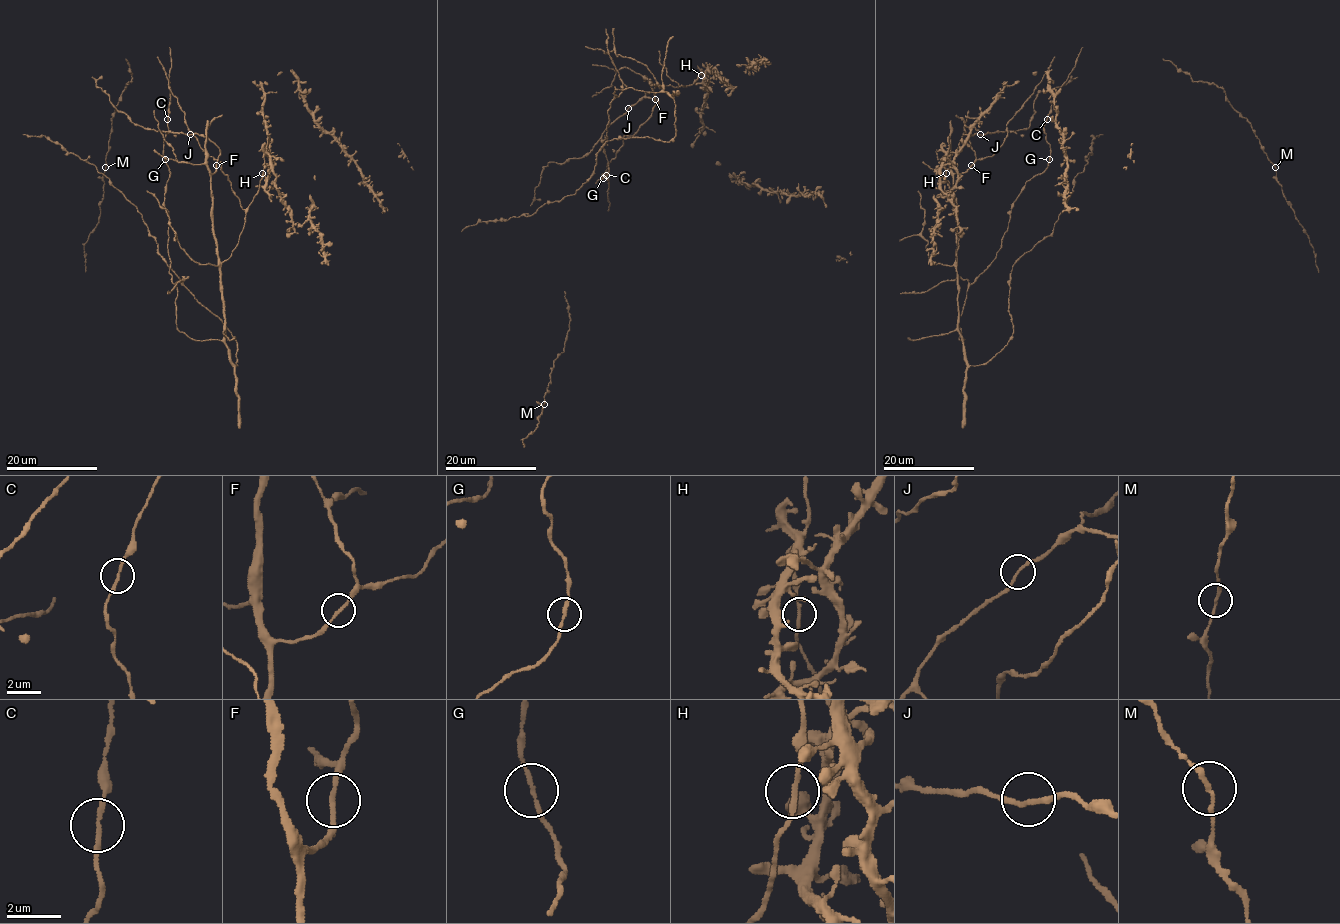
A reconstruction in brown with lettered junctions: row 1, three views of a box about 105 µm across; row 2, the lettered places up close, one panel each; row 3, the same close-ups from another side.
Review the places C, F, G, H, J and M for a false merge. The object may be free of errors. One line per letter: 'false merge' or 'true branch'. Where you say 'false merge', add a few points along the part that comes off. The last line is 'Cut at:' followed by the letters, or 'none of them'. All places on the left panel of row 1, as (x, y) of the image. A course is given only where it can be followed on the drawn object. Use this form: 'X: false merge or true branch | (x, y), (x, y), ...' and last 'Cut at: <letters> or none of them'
C: true branch
F: true branch
G: true branch
H: true branch
J: true branch
M: true branch
Cut at: none of them

